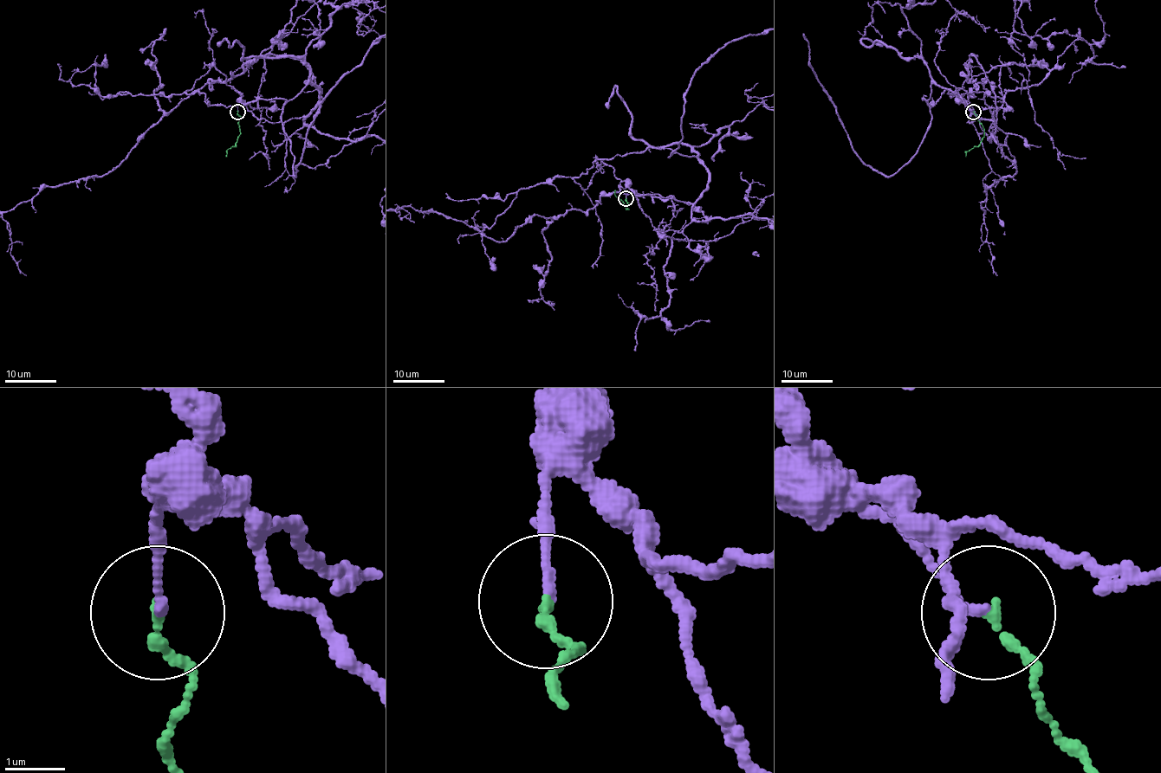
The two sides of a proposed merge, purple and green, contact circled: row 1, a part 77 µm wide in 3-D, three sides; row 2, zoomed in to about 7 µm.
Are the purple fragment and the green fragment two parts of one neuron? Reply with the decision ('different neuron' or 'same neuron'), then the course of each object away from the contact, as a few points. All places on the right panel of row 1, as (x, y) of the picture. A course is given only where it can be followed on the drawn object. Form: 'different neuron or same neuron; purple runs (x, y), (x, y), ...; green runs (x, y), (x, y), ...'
same neuron; green runs (974, 112), (984, 129), (984, 135), (966, 156)

